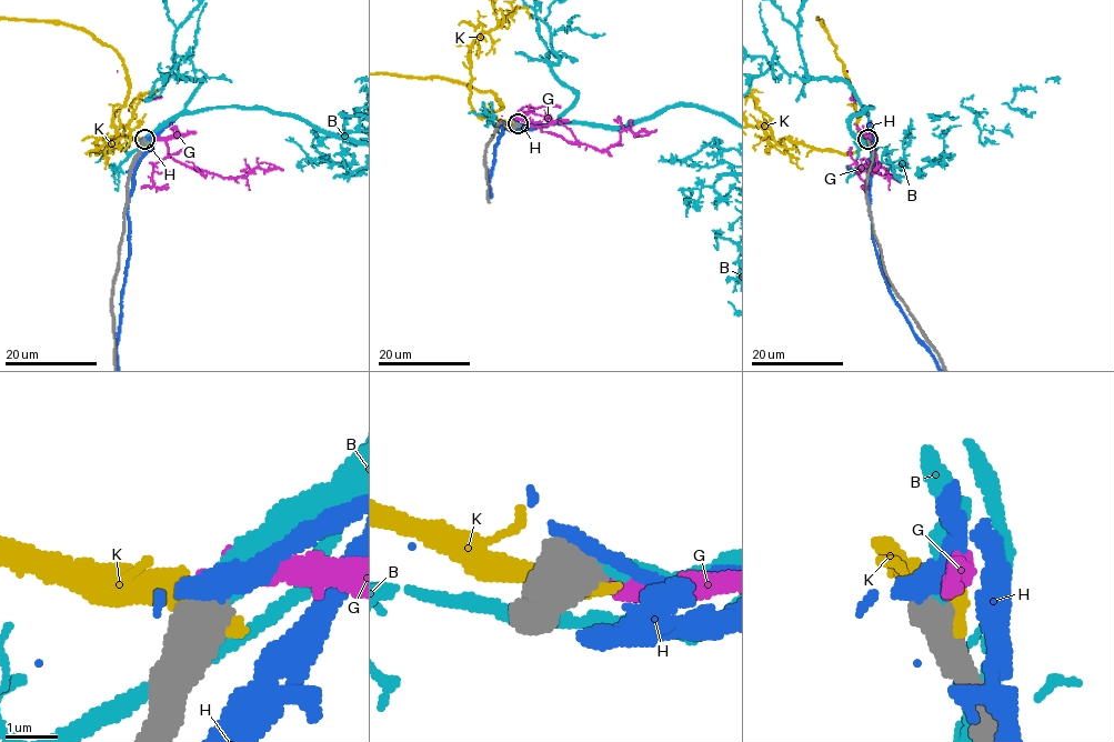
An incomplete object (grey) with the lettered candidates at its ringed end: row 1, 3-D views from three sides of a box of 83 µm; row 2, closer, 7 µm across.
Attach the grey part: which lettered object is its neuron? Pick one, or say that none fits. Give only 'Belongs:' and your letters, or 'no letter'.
Belongs: B

